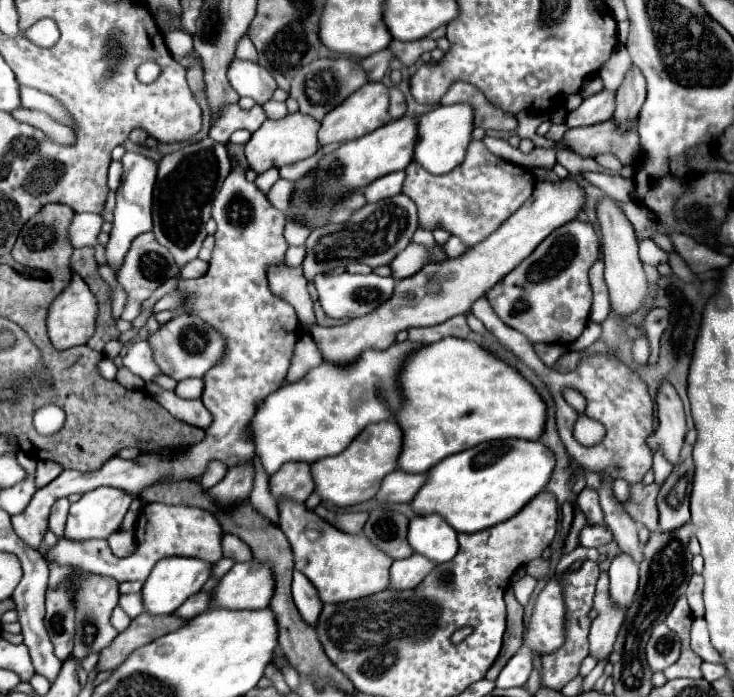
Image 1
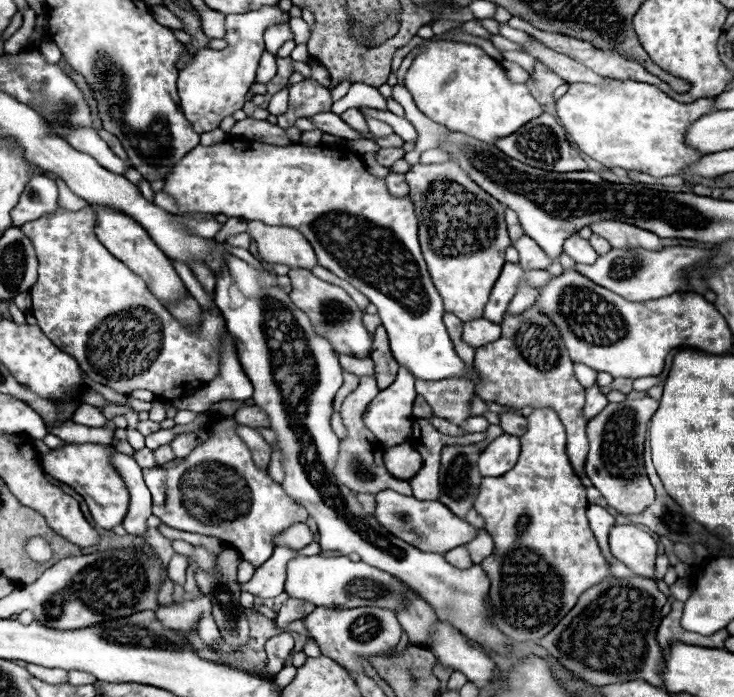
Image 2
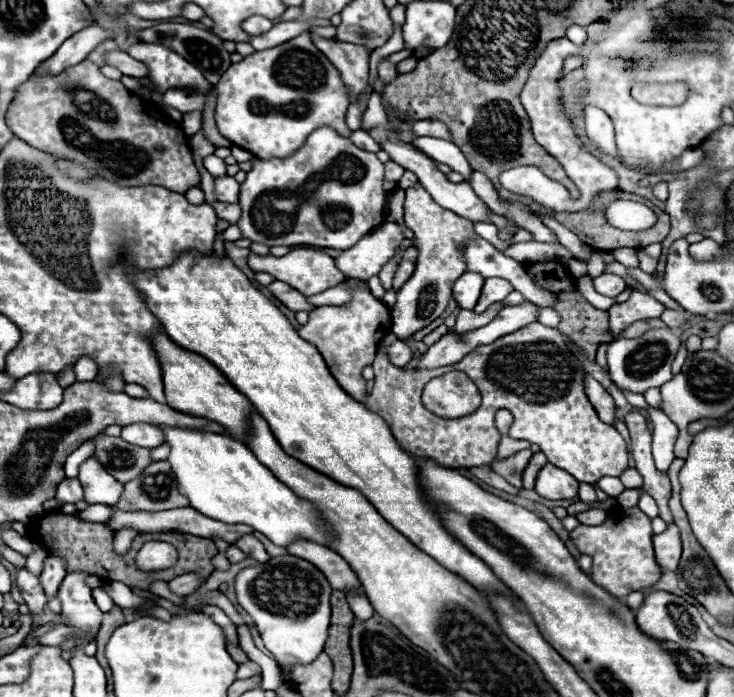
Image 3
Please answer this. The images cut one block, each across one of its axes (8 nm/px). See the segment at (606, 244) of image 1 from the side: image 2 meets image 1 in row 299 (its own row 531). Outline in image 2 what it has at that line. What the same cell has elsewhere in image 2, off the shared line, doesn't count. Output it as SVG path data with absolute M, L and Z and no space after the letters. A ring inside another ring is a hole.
M614 526L610 530L610 550L620 562L632 568L634 574L652 578L656 540L648 532L636 526Z

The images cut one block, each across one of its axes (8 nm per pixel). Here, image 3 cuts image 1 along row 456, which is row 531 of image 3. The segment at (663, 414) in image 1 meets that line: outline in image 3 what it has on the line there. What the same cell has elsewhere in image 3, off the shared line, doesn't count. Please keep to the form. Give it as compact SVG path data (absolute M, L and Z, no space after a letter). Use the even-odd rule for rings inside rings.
M668 524L668 530L664 534L658 534L652 538L654 540L654 552L656 552L656 562L662 570L676 570L682 544L680 544L680 534L676 524Z

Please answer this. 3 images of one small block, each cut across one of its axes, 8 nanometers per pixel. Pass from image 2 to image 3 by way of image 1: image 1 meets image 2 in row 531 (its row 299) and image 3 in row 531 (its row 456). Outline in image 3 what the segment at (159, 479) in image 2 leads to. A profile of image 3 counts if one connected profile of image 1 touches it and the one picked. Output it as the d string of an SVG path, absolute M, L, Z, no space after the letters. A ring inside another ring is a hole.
M114 508L112 512L112 518L108 522L104 522L112 532L120 532L120 528L132 528L136 530L138 534L154 534L154 532L180 532L180 534L194 534L194 536L202 536L202 538L210 538L214 534L218 534L220 538L224 538L228 544L234 544L234 540L238 540L238 536L244 536L244 534L252 534L254 530L248 526L248 524L224 524L224 522L218 522L218 520L212 520L212 518L206 518L204 514L200 514L198 510L194 508L174 508L174 510L162 510L162 512L142 512L142 510L136 510L136 512L128 512L128 510L120 510L120 508Z

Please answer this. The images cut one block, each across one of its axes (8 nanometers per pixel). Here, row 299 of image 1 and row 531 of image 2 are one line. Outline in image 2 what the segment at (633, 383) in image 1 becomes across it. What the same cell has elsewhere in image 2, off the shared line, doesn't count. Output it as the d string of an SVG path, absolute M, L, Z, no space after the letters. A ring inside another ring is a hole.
M482 528L482 530L478 532L478 538L466 544L466 550L468 550L470 556L472 556L472 562L474 562L474 564L480 564L484 558L488 558L488 556L492 554L494 544L492 544L492 538L488 536L488 532Z

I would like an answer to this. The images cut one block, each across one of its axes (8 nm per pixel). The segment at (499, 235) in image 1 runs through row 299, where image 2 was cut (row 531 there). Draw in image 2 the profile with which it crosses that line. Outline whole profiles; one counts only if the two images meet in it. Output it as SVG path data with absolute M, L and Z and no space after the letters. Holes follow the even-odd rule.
M378 492L376 494L376 510L374 516L380 518L380 524L388 528L394 536L400 536L408 544L424 550L424 552L438 552L446 554L452 548L464 546L478 536L478 528L468 524L466 520L452 514L444 504L432 500L416 500L412 496L400 496L398 492Z

